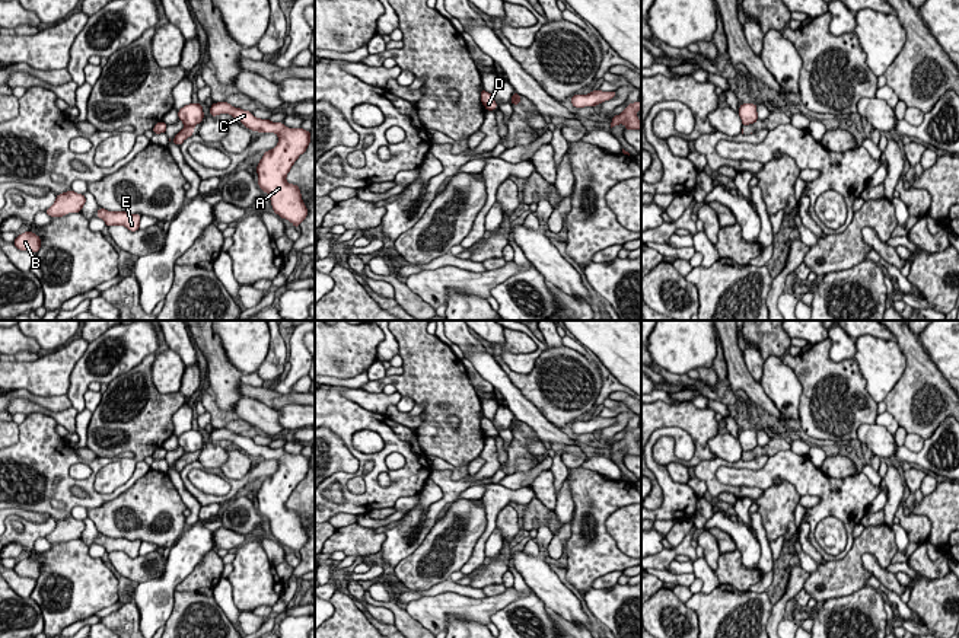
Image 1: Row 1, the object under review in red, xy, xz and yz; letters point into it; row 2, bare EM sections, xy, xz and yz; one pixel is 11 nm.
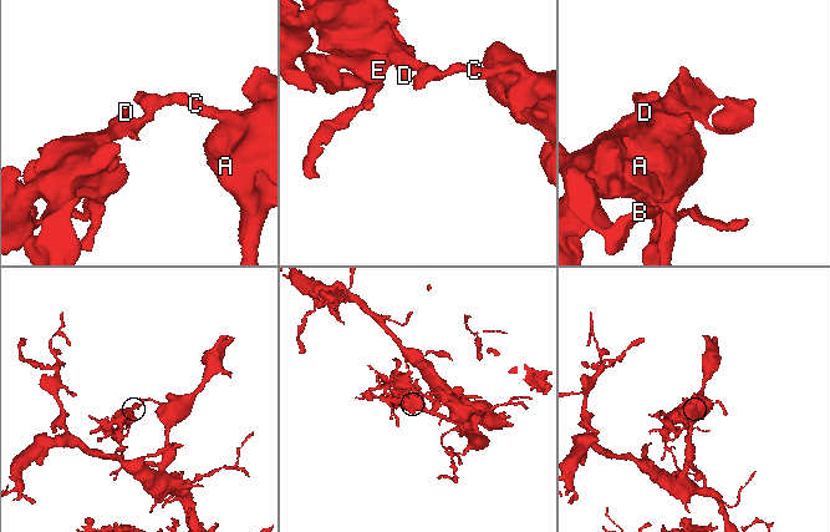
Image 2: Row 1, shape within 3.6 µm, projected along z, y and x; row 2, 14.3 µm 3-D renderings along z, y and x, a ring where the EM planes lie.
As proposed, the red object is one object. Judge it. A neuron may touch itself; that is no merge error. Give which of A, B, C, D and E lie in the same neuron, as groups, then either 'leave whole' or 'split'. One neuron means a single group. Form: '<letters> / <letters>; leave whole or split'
A C / B D E; split

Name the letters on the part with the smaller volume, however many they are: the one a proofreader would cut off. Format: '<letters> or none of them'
B, D, E

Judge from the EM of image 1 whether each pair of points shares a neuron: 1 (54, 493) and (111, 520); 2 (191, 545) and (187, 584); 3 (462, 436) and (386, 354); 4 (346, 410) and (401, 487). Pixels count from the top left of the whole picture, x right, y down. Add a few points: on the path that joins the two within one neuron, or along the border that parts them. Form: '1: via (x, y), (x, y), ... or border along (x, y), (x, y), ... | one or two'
1: border along (120, 495), (88, 510) | two
2: border along (210, 549), (175, 590) | two
3: border along (392, 335), (398, 345), (398, 354) | two
4: via (370, 421), (382, 426), (411, 455), (411, 462) | one

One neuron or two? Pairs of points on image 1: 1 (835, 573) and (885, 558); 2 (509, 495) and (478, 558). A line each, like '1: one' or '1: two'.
1: one
2: one

